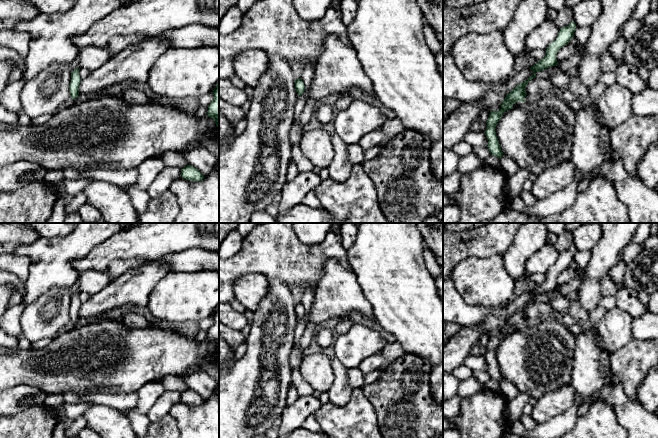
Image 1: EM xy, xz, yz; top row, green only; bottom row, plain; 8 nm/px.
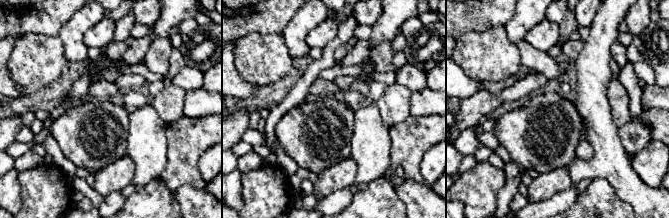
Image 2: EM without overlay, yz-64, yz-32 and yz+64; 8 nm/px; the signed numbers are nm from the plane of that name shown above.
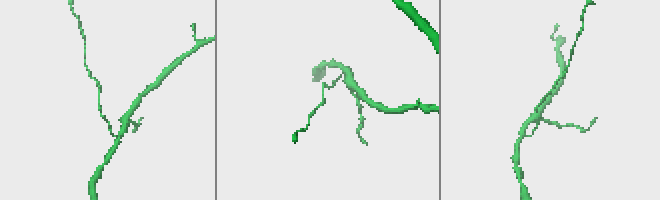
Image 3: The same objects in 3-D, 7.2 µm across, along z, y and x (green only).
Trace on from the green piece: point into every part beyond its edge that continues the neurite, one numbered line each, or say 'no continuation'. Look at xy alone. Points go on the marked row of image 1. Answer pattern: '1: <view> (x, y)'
no continuation

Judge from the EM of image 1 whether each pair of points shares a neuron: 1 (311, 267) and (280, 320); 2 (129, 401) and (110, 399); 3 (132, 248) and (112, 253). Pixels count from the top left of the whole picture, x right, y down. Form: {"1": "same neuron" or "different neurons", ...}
{"1": "different neurons", "2": "same neuron", "3": "same neuron"}

